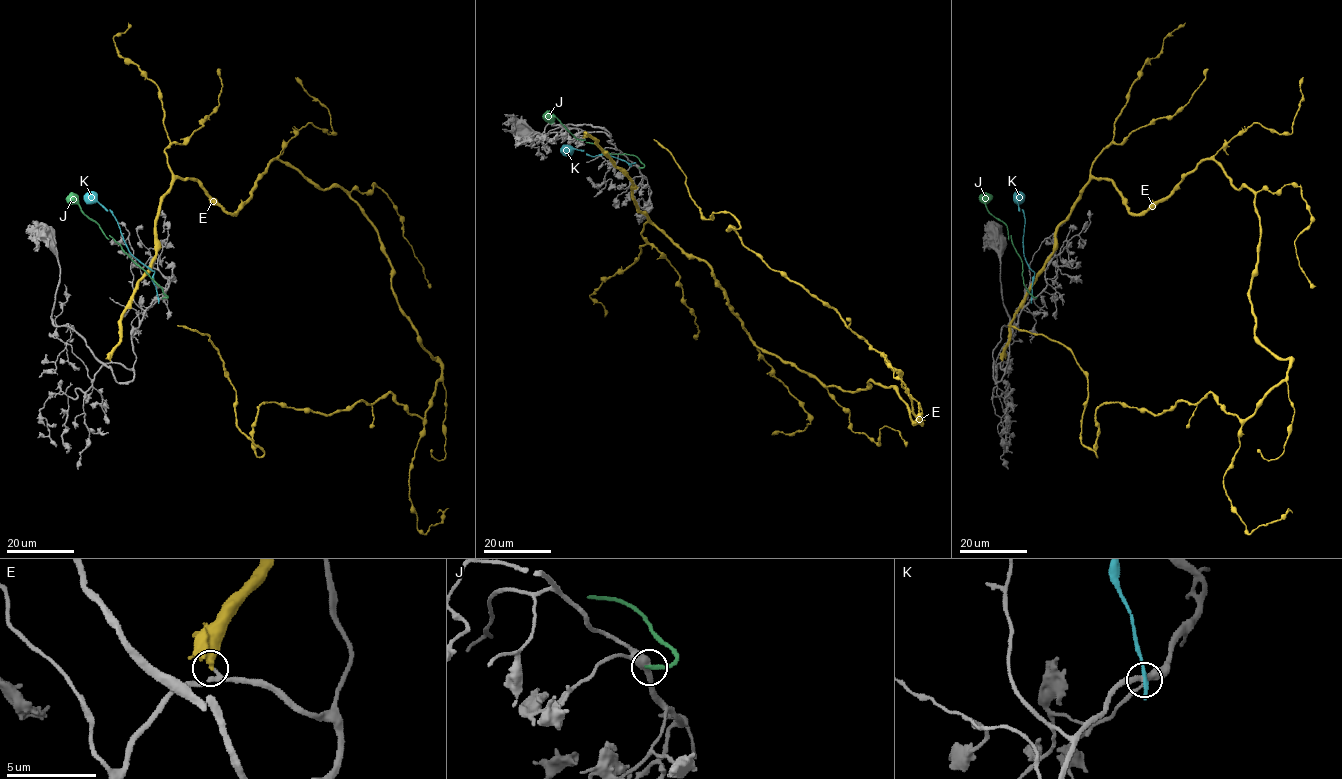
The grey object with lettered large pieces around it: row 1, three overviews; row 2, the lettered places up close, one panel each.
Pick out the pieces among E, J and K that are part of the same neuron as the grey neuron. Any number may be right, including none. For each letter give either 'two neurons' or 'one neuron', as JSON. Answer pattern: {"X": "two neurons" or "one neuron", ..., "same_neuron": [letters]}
{"E": "two neurons", "J": "two neurons", "K": "two neurons", "same_neuron": []}

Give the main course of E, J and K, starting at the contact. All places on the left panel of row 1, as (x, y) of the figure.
E: (110, 360), (170, 184), (278, 159), (441, 375), (263, 402), (258, 457), (177, 326)
J: (162, 298), (167, 296), (158, 284), (68, 195)
K: (158, 300), (154, 272), (129, 251), (112, 212), (97, 201), (88, 201), (83, 195)

